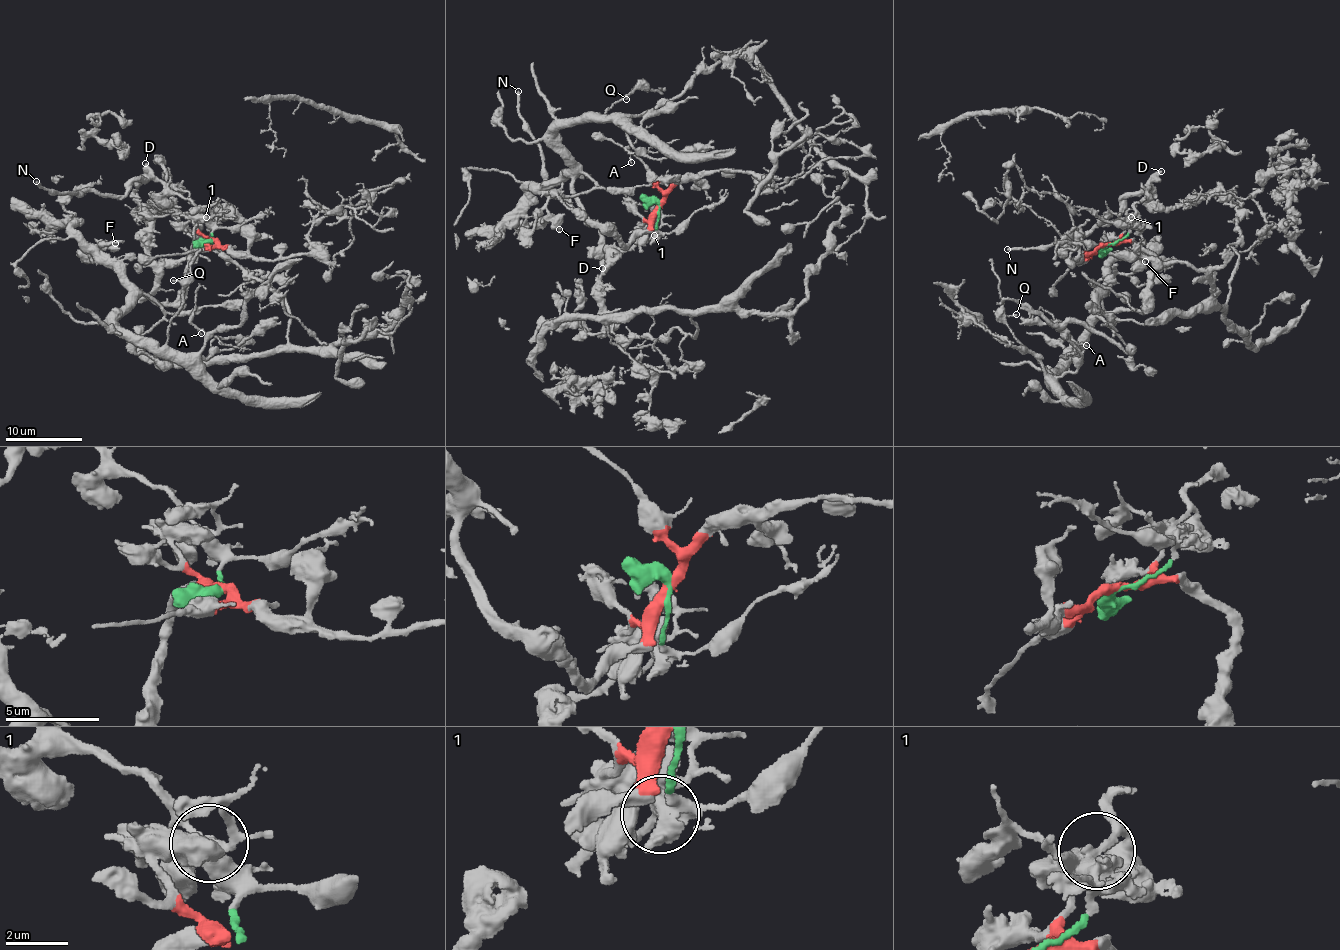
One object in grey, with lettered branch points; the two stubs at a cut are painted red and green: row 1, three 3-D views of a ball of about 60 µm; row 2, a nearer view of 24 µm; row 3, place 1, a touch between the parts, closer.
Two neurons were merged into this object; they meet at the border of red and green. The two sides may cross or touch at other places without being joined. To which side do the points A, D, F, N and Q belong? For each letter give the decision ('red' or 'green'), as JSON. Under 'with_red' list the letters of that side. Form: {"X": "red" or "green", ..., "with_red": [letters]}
{"A": "red", "D": "green", "F": "red", "N": "green", "Q": "red", "with_red": ["A", "F", "Q"]}

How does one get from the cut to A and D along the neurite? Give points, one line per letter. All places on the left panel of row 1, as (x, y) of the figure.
A: (213, 240), (197, 243), (178, 298), (132, 290), (117, 319), (159, 349), (204, 359), (218, 342), (201, 334)
D: (213, 240), (212, 223), (188, 200), (174, 194), (145, 163)

